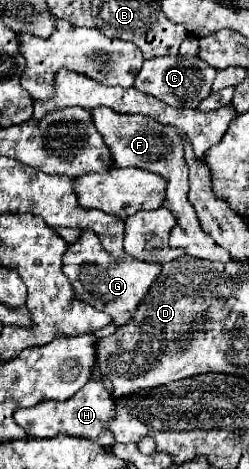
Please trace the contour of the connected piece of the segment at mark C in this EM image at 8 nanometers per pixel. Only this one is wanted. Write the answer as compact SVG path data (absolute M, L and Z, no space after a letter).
M159 56L143 62L141 72L135 78L135 88L143 94L151 94L171 106L181 108L197 108L203 98L211 94L211 84L215 80L215 68L207 66L199 56L183 58L183 56Z

